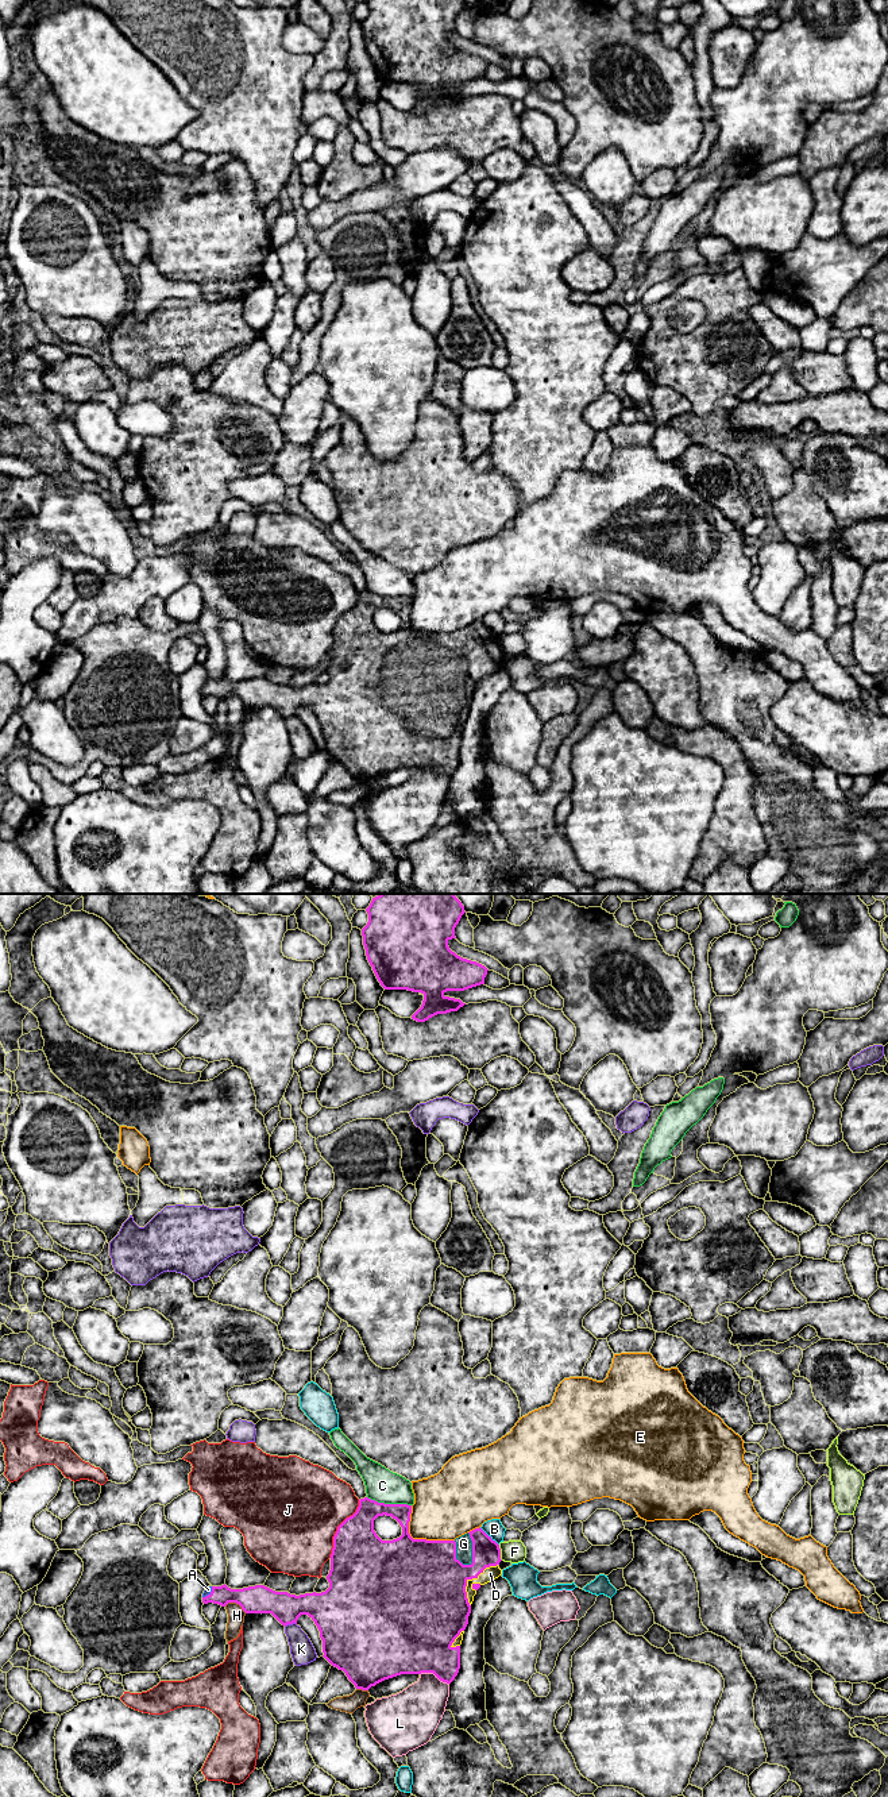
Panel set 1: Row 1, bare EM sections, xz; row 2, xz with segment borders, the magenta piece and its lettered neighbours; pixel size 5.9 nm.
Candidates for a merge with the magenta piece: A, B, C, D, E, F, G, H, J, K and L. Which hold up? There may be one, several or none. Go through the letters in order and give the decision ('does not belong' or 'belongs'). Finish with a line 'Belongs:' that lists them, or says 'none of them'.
A: belongs
B: does not belong
C: does not belong
D: belongs
E: does not belong
F: does not belong
G: belongs
H: does not belong
J: does not belong
K: does not belong
L: does not belong
Belongs: A, D, G

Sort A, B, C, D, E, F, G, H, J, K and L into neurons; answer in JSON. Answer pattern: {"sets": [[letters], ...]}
{"sets": [["A", "D", "G"], ["B"], ["C"], ["E"], ["F"], ["H"], ["J"], ["K"], ["L"]]}

